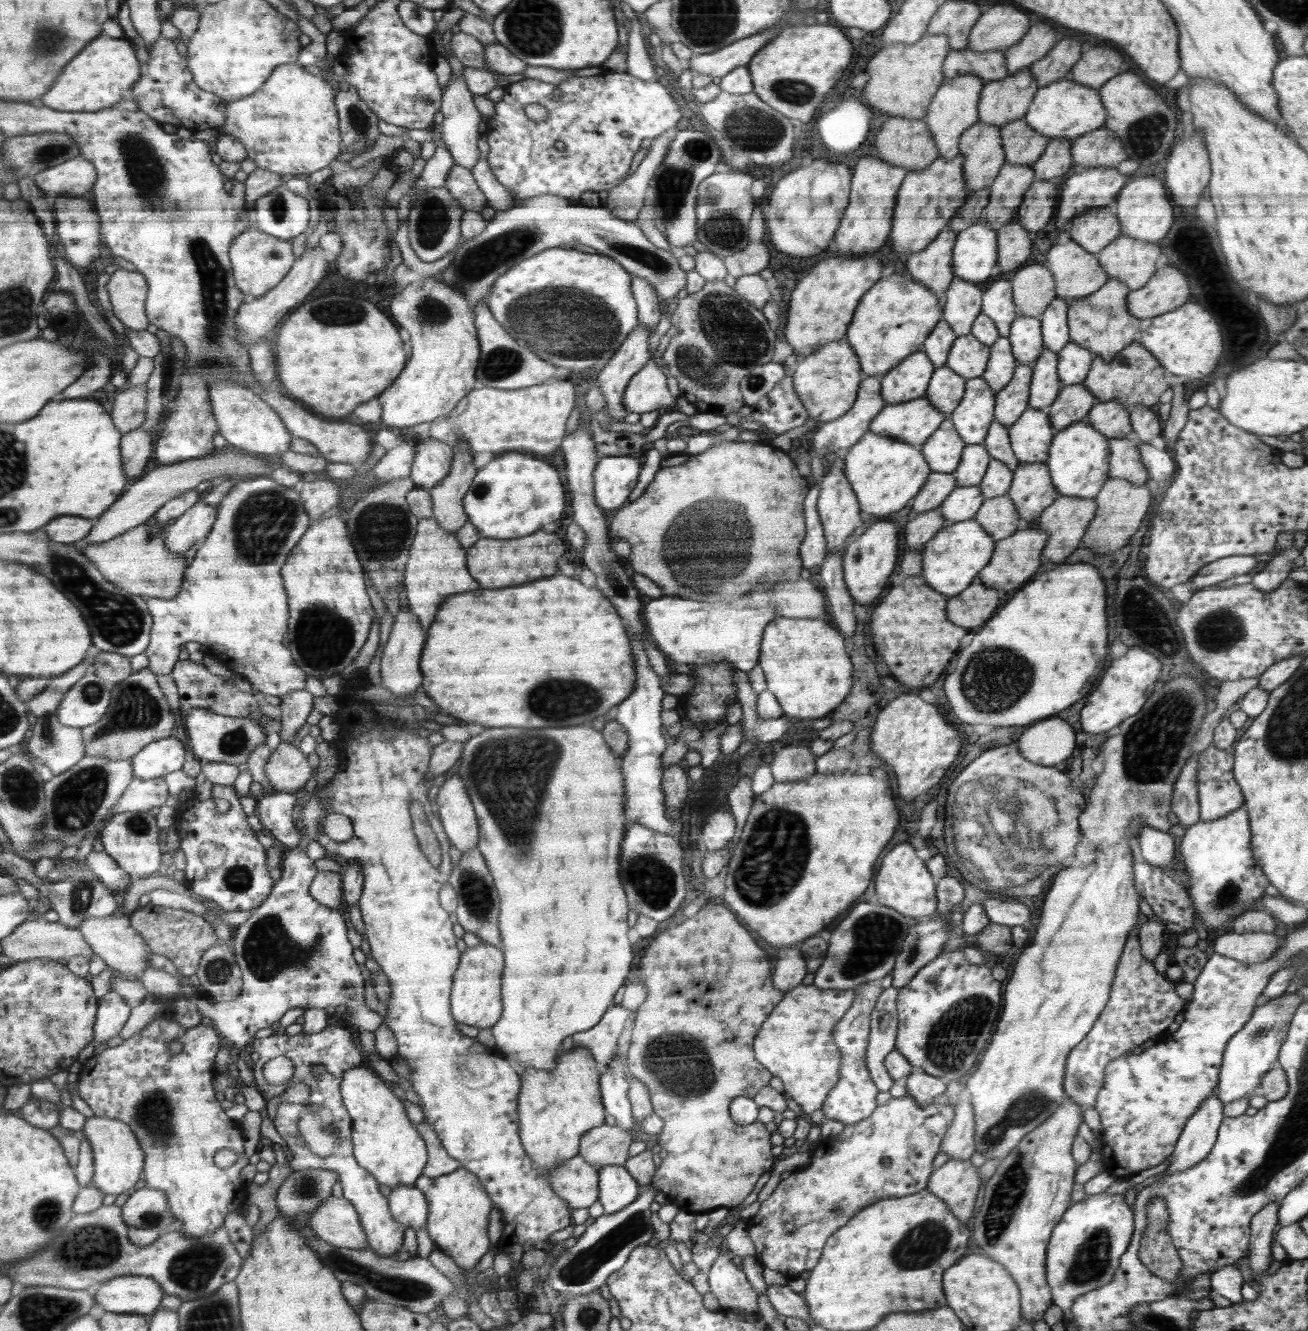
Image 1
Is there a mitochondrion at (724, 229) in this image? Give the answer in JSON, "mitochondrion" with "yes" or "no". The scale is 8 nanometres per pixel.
{"mitochondrion":"yes"}

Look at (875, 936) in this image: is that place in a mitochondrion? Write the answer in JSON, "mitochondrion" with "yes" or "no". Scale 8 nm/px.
{"mitochondrion":"yes"}

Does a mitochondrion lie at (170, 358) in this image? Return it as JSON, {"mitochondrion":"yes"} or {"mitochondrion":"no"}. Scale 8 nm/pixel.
{"mitochondrion":"yes"}

